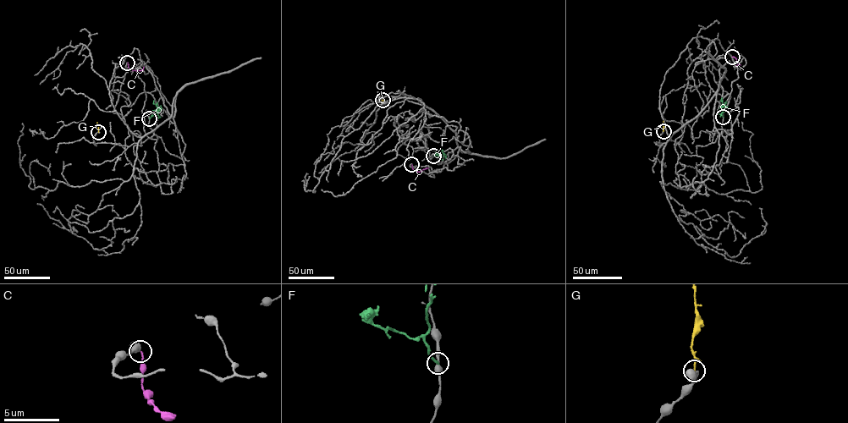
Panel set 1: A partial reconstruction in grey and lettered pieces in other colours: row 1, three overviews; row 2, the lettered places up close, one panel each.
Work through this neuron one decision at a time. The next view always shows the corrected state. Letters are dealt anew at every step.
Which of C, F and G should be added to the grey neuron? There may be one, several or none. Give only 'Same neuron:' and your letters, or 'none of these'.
Same neuron: C

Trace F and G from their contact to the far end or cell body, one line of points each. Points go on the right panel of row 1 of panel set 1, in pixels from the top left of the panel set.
F: (723, 117), (717, 112), (726, 102)
G: (663, 131), (663, 121)

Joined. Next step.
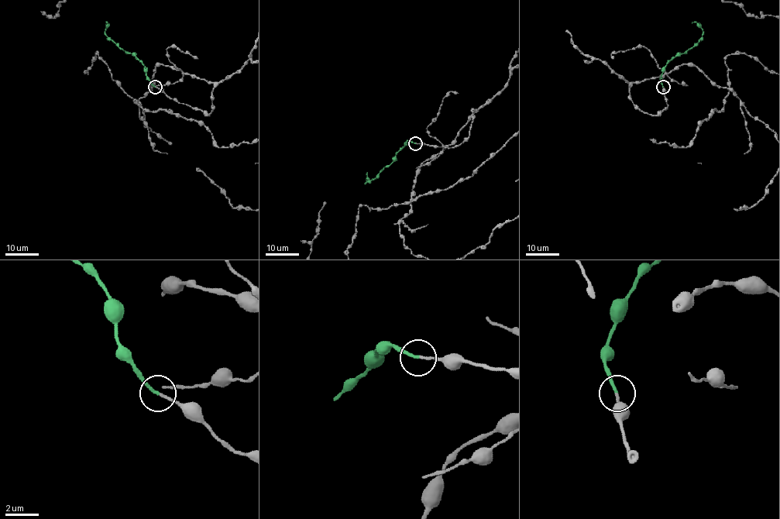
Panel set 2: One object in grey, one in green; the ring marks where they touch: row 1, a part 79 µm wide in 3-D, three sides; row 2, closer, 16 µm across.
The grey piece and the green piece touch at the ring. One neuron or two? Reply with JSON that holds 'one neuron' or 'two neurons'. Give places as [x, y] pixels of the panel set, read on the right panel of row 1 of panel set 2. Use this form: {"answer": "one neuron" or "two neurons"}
{"answer": "one neuron"}

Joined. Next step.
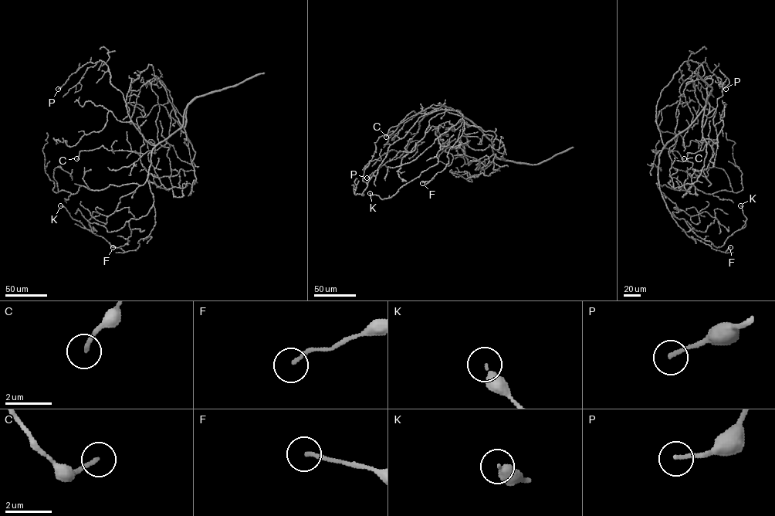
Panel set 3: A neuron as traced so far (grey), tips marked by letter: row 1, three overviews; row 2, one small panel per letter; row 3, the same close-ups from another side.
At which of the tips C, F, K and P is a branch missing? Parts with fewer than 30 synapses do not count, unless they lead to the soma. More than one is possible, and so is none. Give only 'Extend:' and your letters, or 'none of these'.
Extend: P

